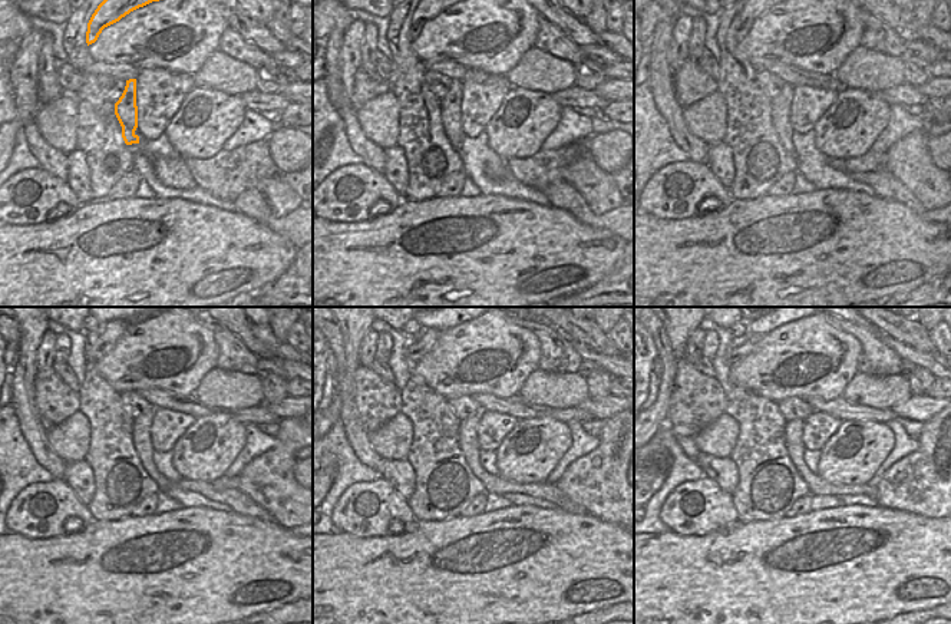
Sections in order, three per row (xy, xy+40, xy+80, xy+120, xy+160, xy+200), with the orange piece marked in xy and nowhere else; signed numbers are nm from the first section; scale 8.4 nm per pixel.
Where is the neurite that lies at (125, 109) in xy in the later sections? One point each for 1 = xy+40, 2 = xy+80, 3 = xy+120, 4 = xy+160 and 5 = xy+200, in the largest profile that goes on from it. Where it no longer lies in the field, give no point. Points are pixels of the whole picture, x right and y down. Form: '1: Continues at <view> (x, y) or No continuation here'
1: Continues at xy+40 (451, 105)
2: Continues at xy+80 (781, 104)
3: Continues at xy+120 (141, 429)
4: Continues at xy+160 (468, 441)
5: Continues at xy+200 (793, 429).

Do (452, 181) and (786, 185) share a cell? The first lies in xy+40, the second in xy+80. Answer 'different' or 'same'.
same

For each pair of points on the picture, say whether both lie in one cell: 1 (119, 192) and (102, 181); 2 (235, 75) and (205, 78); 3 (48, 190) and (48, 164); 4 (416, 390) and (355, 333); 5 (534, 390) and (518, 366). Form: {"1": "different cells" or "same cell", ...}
{"1": "different cells", "2": "same cell", "3": "different cells", "4": "different cells", "5": "different cells"}

